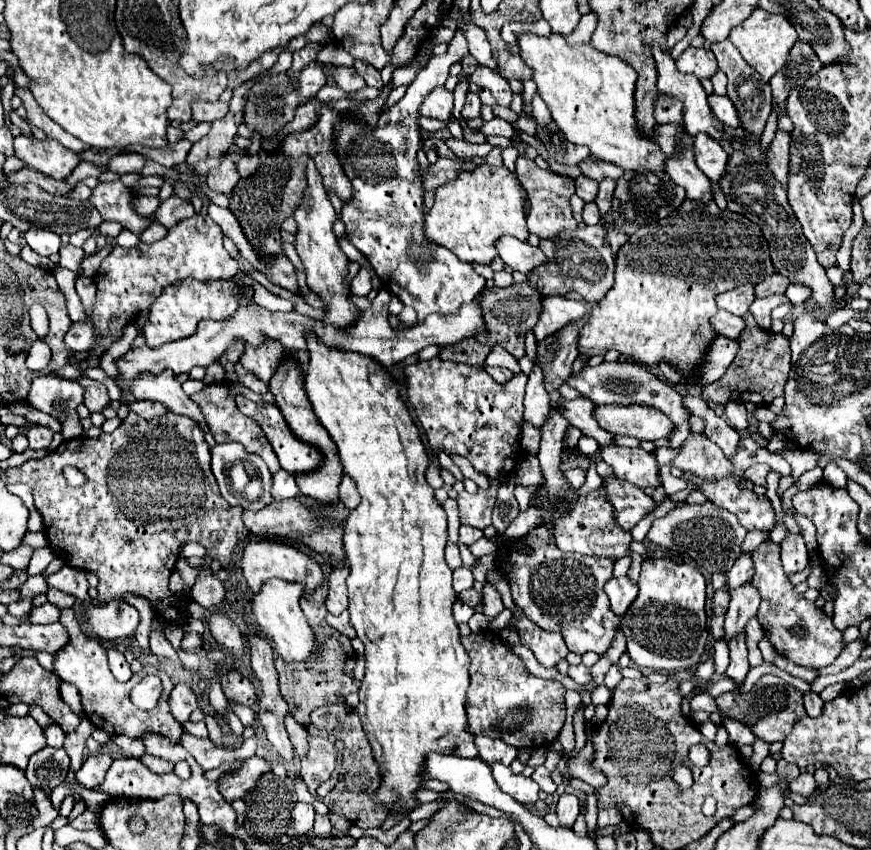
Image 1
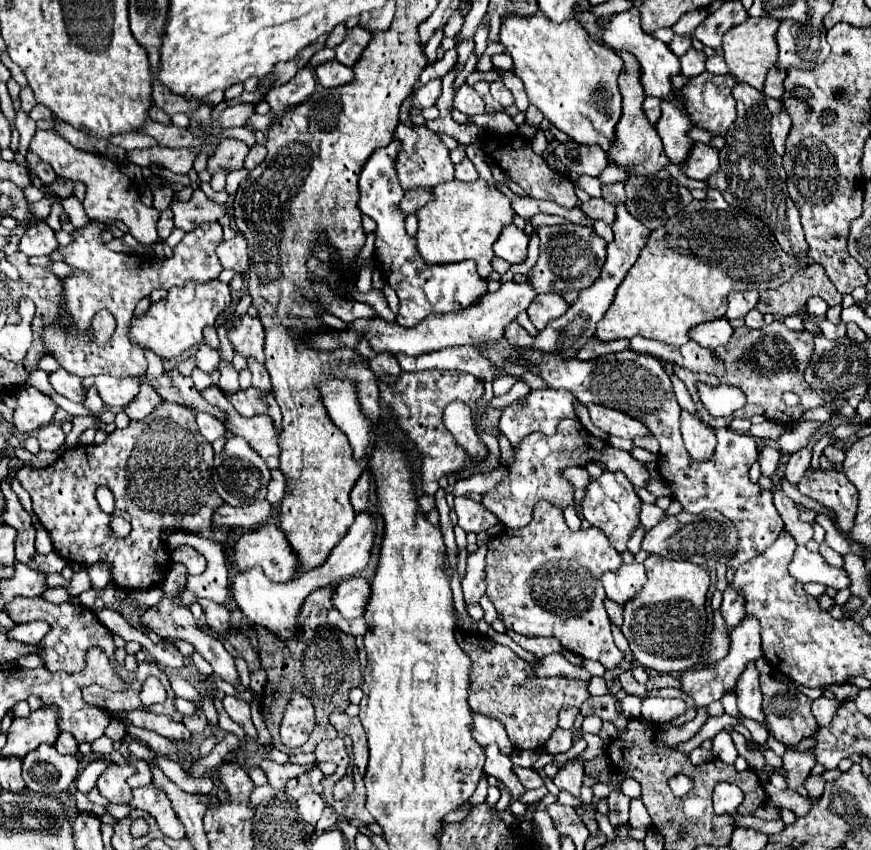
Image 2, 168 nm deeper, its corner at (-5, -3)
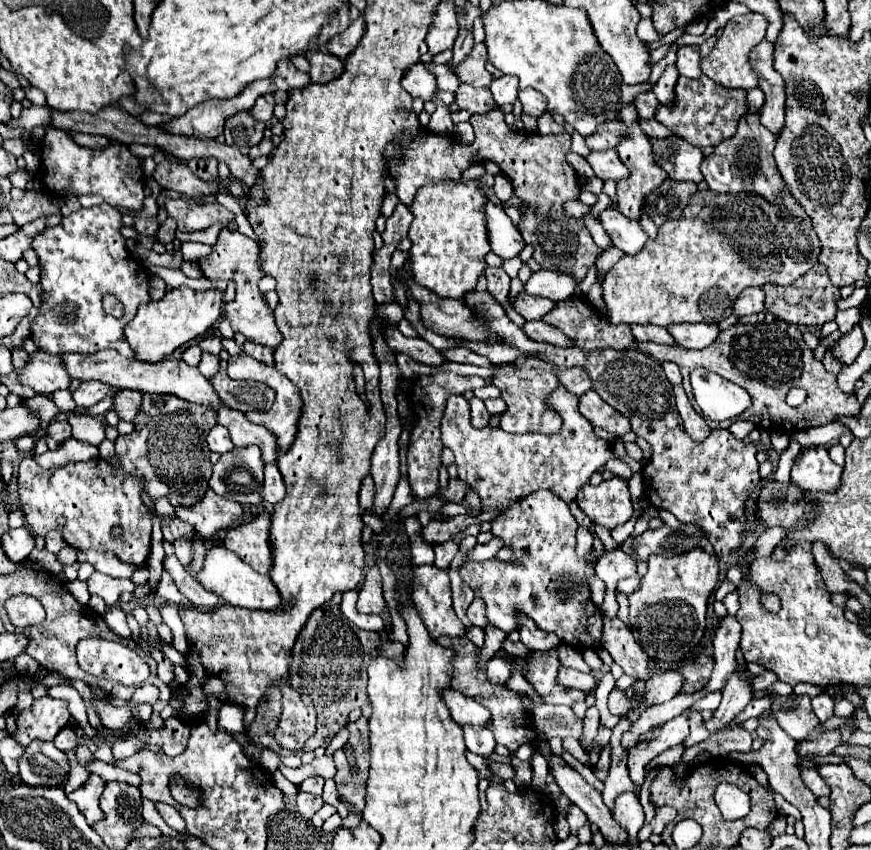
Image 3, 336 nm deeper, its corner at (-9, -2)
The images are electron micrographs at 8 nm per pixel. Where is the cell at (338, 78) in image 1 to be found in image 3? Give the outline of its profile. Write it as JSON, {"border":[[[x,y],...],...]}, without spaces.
{"border":[[[308,49],[306,53],[306,59],[310,63],[310,79],[314,83],[324,83],[324,81],[330,81],[334,77],[338,77],[344,69],[342,61],[338,57],[334,57],[332,53],[326,53],[324,49]]]}

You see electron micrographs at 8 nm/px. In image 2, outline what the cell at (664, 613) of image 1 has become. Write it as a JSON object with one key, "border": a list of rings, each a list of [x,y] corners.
{"border":[[[660,556],[644,560],[648,582],[638,598],[624,606],[622,634],[628,638],[634,658],[656,674],[686,672],[700,662],[706,632],[706,592],[710,576],[692,562],[676,562]]]}

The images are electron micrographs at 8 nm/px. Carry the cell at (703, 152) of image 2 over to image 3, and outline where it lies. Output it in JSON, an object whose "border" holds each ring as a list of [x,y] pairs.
{"border":[[[650,137],[650,143],[654,161],[668,173],[670,179],[694,181],[694,183],[700,183],[704,179],[704,175],[700,173],[700,163],[704,155],[698,147],[688,145],[678,137],[666,137],[666,139]]]}

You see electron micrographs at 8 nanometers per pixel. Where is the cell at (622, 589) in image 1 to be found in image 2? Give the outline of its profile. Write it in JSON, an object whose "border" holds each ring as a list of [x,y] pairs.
{"border":[[[624,564],[616,572],[606,572],[602,576],[602,584],[606,590],[606,596],[624,606],[632,598],[638,596],[638,592],[646,586],[646,570],[642,564]]]}

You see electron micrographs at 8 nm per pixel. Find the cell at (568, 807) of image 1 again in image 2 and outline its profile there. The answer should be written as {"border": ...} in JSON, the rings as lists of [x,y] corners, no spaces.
{"border":[[[570,762],[556,774],[554,784],[578,798],[580,796],[580,788],[582,788],[582,778],[584,778],[582,762]]]}

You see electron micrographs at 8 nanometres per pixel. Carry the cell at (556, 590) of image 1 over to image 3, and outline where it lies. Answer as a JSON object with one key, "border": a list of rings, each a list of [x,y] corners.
{"border":[[[538,491],[530,493],[526,499],[518,501],[516,505],[508,507],[504,513],[500,513],[492,521],[492,533],[500,539],[504,539],[506,547],[514,551],[516,561],[506,565],[498,563],[496,559],[490,561],[470,561],[460,567],[460,577],[462,581],[486,603],[486,619],[490,625],[502,629],[504,633],[510,633],[518,629],[518,613],[526,613],[530,619],[538,623],[540,629],[546,629],[550,633],[556,633],[562,643],[574,647],[574,649],[586,649],[586,647],[598,647],[602,639],[602,613],[600,609],[592,603],[592,595],[588,589],[586,577],[594,575],[594,561],[596,557],[592,555],[590,561],[582,561],[574,547],[576,547],[576,529],[578,523],[574,515],[570,513],[568,505],[558,499],[550,491]]]}

